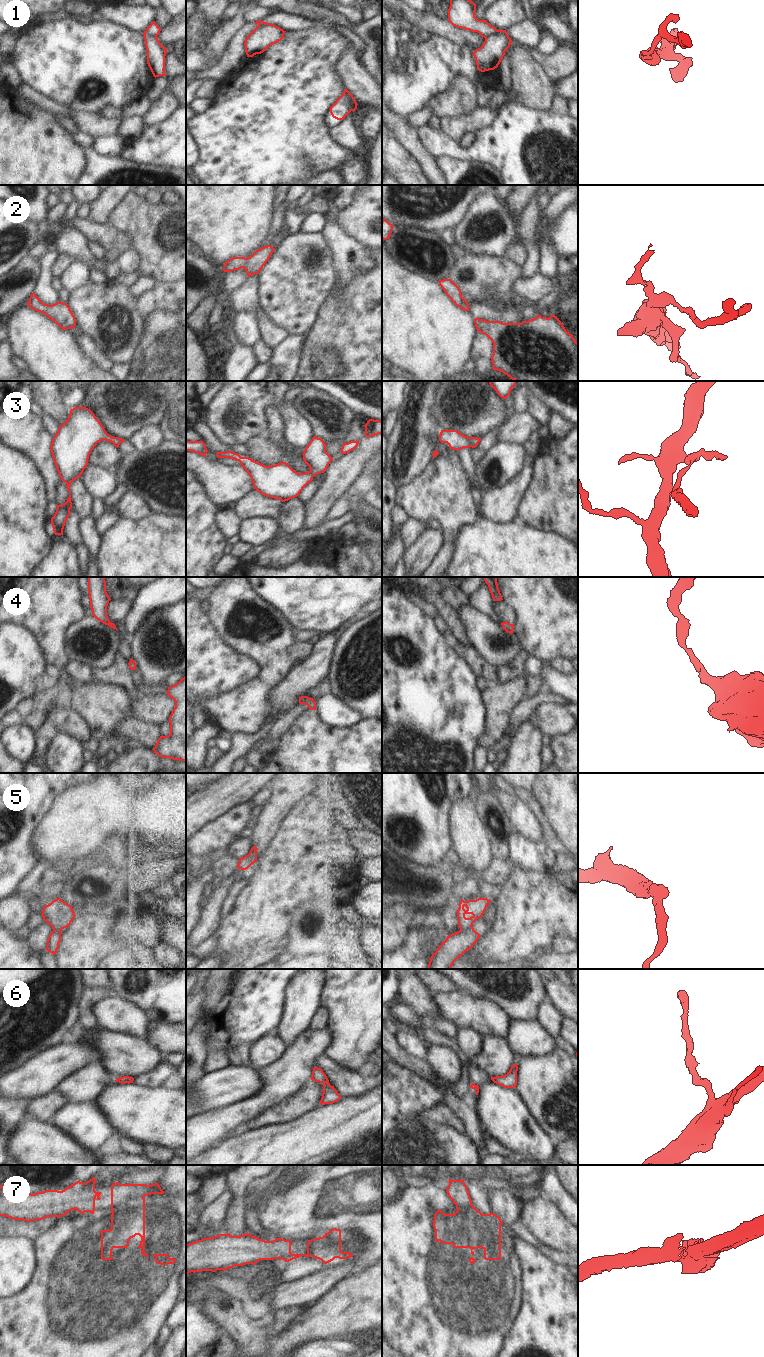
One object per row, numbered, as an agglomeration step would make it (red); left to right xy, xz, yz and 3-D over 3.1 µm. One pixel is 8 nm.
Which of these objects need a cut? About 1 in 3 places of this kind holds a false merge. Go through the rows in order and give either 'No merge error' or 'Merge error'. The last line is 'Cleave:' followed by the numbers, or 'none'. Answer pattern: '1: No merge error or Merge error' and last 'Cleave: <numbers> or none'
1: Merge error
2: No merge error
3: No merge error
4: No merge error
5: Merge error
6: No merge error
7: Merge error
Cleave: 1, 5, 7.

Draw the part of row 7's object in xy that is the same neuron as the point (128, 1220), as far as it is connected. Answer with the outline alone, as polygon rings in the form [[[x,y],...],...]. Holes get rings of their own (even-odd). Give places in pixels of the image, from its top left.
[[[128,1194],[127,1201],[113,1208],[111,1214],[111,1229],[101,1230],[101,1259],[112,1260],[112,1250],[114,1248],[127,1248],[129,1240],[136,1235],[141,1237],[140,1245],[143,1256],[148,1257],[145,1253],[145,1198],[144,1196],[135,1196]]]

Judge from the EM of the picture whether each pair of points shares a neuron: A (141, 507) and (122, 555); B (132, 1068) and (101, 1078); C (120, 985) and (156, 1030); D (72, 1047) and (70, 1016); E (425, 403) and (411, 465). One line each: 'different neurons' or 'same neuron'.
A: different neurons
B: different neurons
C: different neurons
D: different neurons
E: same neuron

